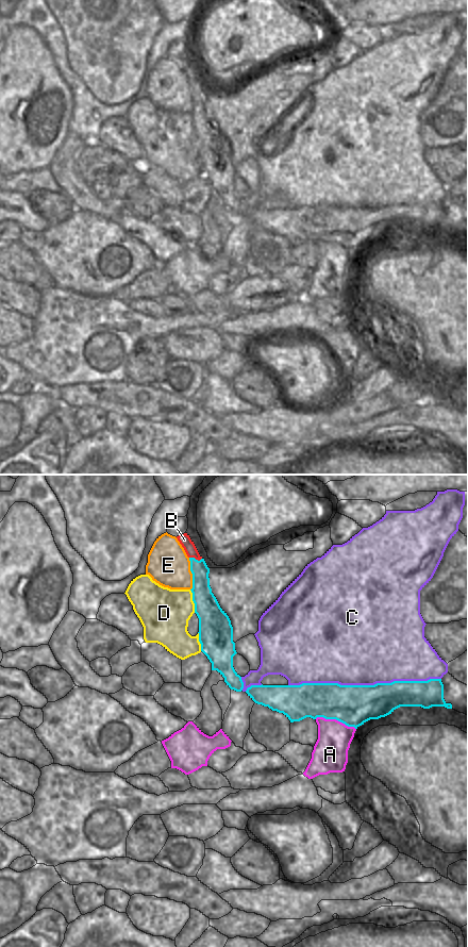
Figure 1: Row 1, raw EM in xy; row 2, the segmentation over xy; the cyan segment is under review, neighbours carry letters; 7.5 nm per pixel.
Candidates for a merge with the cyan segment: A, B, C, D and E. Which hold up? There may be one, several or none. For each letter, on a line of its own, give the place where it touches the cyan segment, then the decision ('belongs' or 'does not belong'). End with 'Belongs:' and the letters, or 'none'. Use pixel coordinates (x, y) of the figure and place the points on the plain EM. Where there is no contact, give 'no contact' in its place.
A: contact xy (335, 242); does not belong
B: contact xy (196, 83); belongs
C: contact xy (364, 209); does not belong
D: contact xy (193, 123); does not belong
E: contact xy (191, 96); does not belong
Belongs: B

